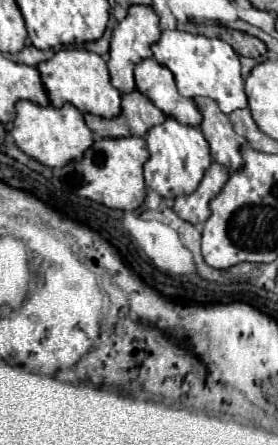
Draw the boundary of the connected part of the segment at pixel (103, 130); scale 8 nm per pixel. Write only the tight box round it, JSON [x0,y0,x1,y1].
[85,91,165,137]

